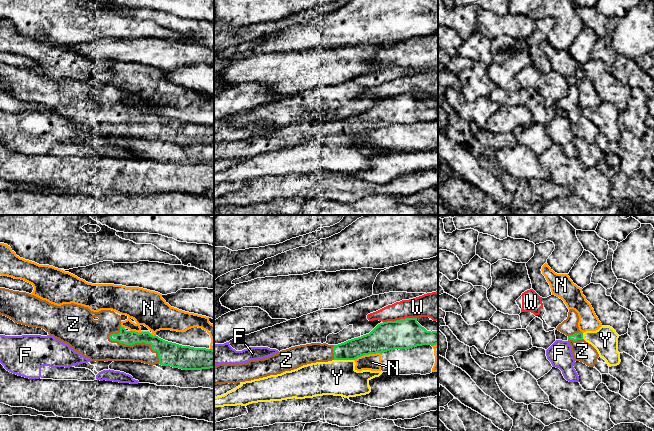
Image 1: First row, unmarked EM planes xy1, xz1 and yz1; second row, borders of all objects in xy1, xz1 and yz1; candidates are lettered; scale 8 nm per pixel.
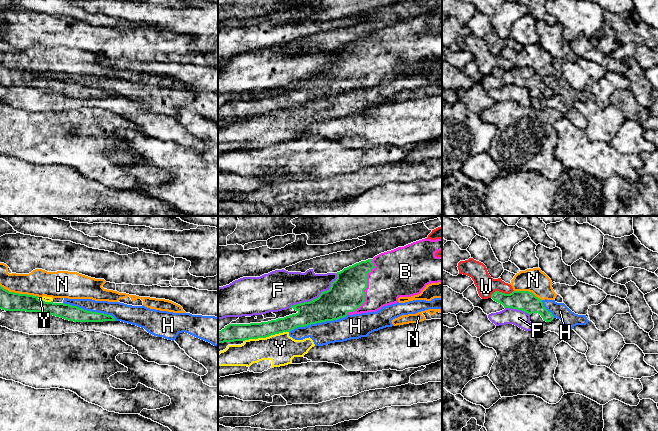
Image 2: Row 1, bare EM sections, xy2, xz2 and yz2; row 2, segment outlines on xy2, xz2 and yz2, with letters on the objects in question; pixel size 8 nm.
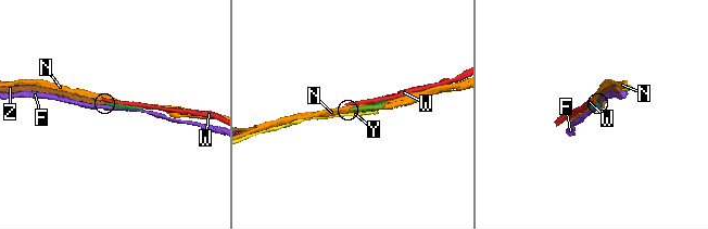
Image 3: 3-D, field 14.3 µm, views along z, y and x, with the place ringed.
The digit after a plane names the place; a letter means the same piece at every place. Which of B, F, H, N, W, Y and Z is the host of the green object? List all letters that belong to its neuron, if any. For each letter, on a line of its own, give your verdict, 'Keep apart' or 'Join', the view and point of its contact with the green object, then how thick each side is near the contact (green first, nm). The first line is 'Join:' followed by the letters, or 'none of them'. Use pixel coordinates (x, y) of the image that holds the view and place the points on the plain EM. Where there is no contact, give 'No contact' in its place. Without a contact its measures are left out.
Join: B, Z
B: Join. Touches green at xz2 (365, 64). Thickness 280 nm (green) against 340 nm
F: Keep apart. Touches green at xz2 (316, 74). Thickness 280 nm (green) against 280 nm
H: Keep apart. Touches green at xz2 (318, 98). Thickness 260 nm (green) against 190 nm
N: Keep apart. Touches green at xy2 (18, 69). Thickness 160 nm (green) against 220 nm
W: Keep apart. Touches green at xz1 (400, 95). Thickness 240 nm (green) against 190 nm
Y: Keep apart. Touches green at xz2 (266, 112). Thickness 140 nm (green) against 240 nm
Z: Join. Touches green at xy1 (139, 118). Thickness 170 nm (green) against 160 nm

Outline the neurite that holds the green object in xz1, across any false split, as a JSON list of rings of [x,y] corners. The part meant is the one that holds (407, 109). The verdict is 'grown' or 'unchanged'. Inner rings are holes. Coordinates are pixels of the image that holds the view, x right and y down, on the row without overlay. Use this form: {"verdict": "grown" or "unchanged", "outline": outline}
{"verdict": "grown", "outline": [[[405,94],[396,97],[387,97],[378,100],[369,110],[348,116],[338,121],[326,119],[311,119],[291,123],[264,135],[250,136],[241,140],[219,140],[214,142],[214,161],[225,159],[240,159],[281,150],[285,147],[297,145],[303,141],[328,138],[332,136],[355,136],[358,133],[383,129],[394,125],[410,125],[422,121],[438,120],[438,107],[427,107],[418,98],[417,94]]]}

